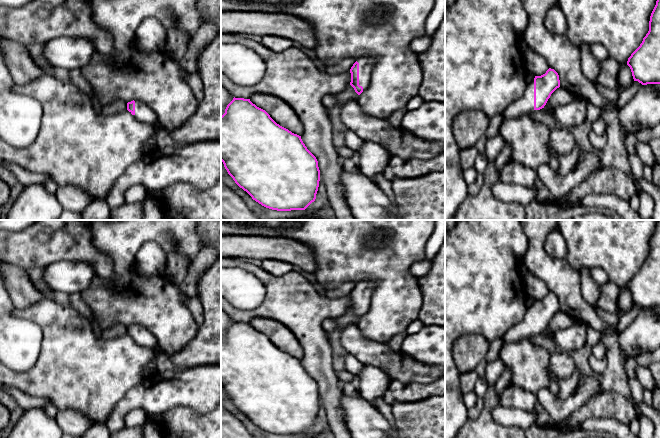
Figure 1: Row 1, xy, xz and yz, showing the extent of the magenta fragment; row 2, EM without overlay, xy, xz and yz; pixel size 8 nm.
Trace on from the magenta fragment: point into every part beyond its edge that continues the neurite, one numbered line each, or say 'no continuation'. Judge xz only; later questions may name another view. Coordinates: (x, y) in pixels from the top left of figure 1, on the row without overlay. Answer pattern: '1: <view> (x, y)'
1: xz (366, 288)

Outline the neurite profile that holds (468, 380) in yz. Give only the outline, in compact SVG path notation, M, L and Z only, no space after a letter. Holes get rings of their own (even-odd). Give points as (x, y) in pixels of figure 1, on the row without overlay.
M475 370L460 373L460 390L463 394L473 392L479 376Z

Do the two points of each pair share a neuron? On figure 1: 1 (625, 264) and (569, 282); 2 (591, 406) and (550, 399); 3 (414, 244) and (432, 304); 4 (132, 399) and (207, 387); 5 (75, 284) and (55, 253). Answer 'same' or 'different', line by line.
1: different
2: different
3: different
4: same
5: different

